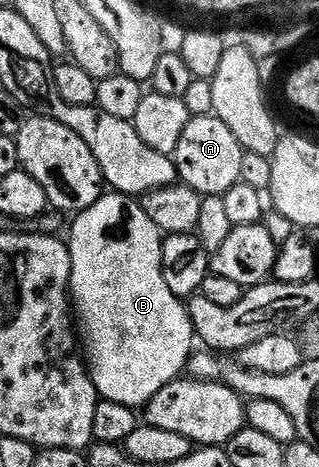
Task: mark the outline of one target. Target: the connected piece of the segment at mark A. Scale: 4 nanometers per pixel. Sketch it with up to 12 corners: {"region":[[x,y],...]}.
{"region":[[212,115],[192,116],[173,157],[179,180],[222,196],[243,147]]}

